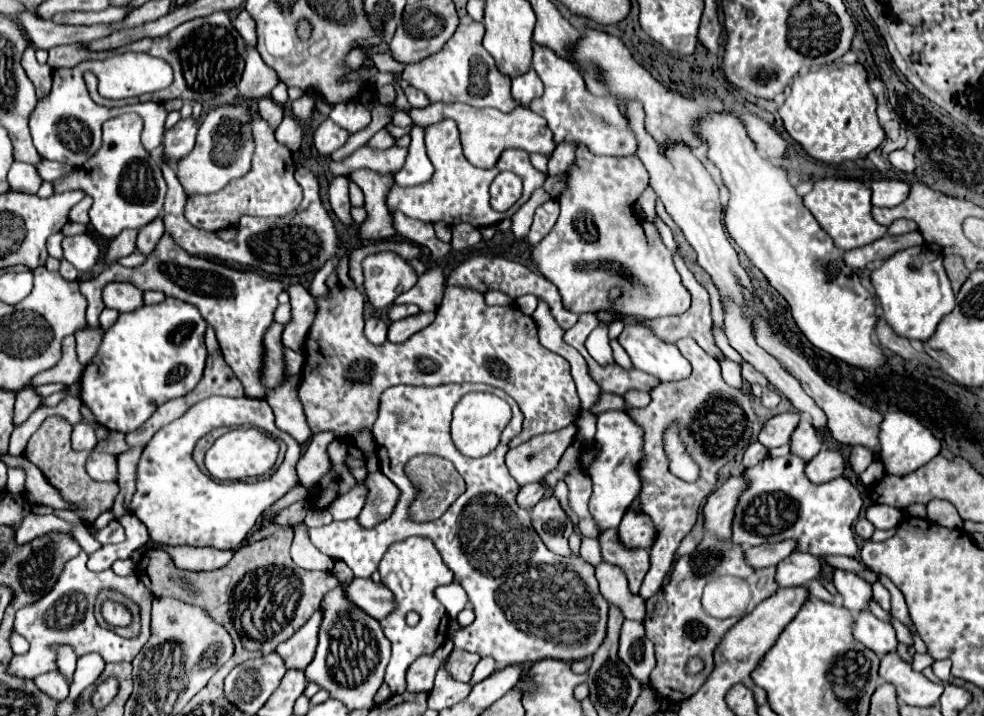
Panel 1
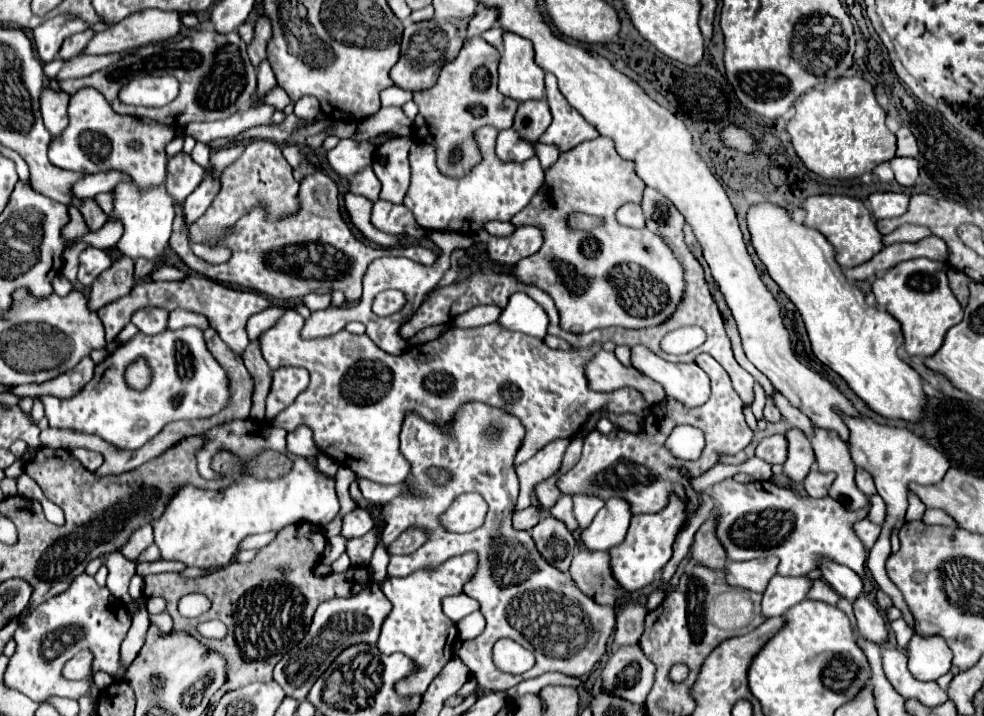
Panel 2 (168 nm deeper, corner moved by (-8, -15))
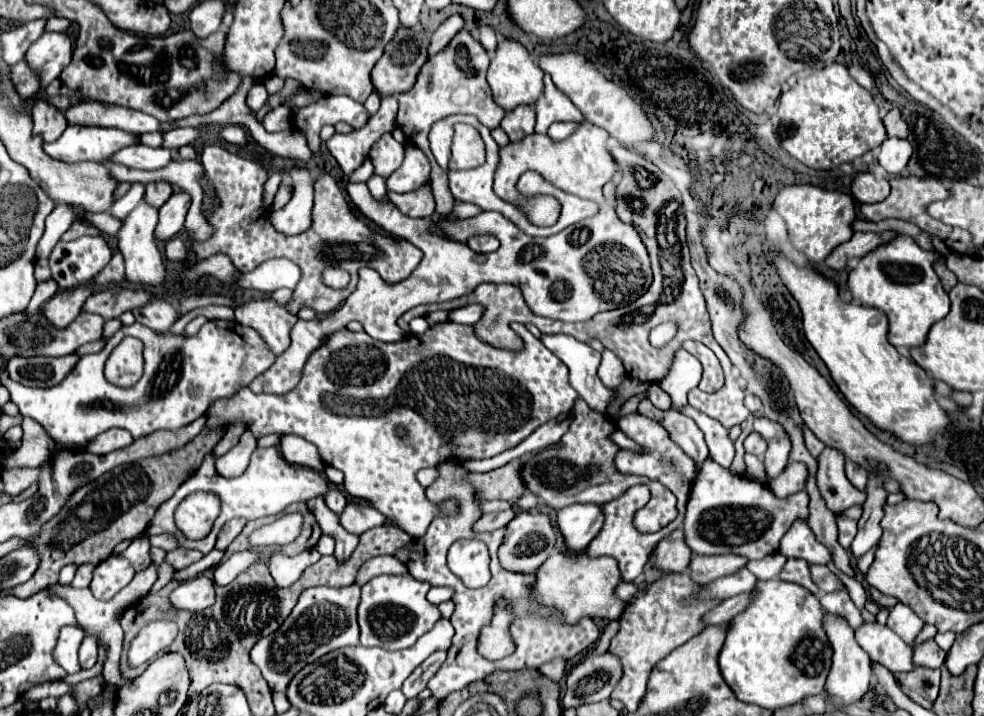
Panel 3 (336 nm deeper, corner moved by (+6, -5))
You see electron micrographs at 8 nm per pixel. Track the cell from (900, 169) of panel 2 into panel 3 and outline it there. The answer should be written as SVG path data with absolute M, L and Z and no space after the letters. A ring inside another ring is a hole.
M886 138L880 144L878 162L882 164L882 168L886 168L886 172L900 174L906 168L910 156L912 156L912 144L908 140L902 140L902 138Z

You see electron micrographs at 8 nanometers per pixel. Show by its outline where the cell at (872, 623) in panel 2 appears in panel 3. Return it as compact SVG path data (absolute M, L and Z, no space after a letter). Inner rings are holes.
M810 564L810 574L812 574L814 584L822 592L832 592L832 590L840 588L840 582L838 582L836 574L828 566L814 566L814 564Z

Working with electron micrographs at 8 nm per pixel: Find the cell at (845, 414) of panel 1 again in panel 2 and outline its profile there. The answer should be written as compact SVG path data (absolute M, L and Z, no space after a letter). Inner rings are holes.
M844 416L844 424L850 430L848 448L850 448L854 464L872 474L874 484L878 488L878 494L884 498L884 502L888 506L886 520L882 524L882 534L876 540L876 544L872 546L872 550L868 552L866 566L872 572L880 590L892 598L894 606L902 612L902 618L908 622L910 628L914 628L914 616L912 616L906 600L902 598L902 592L892 584L892 580L888 578L888 574L884 570L884 562L890 556L890 530L904 524L904 514L908 508L908 484L910 482L916 482L922 486L938 484L938 480L944 478L944 474L950 468L948 458L906 428L888 428L886 424L878 424L868 416Z

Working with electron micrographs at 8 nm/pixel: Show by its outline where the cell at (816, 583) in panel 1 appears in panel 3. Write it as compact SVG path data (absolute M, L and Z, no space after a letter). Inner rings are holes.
M788 558L782 572L780 572L780 580L786 580L786 582L794 582L794 584L800 584L804 586L806 590L810 590L816 598L822 596L822 592L814 586L812 578L810 578L810 570L808 570L808 564L802 562L802 560L796 560L796 558Z

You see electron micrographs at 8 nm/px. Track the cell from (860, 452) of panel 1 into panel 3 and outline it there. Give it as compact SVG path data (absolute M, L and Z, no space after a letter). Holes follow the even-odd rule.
M846 460L846 478L852 482L852 486L856 486L858 490L866 490L866 482L868 482L868 474L862 466Z

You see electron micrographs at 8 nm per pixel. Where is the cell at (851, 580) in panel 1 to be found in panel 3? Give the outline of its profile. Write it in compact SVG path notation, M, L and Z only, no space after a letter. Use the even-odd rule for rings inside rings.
M798 520L794 522L794 526L790 526L786 536L782 536L778 552L788 558L802 558L808 564L828 564L830 562L828 548L822 546L814 538L814 532L810 530L806 520Z

